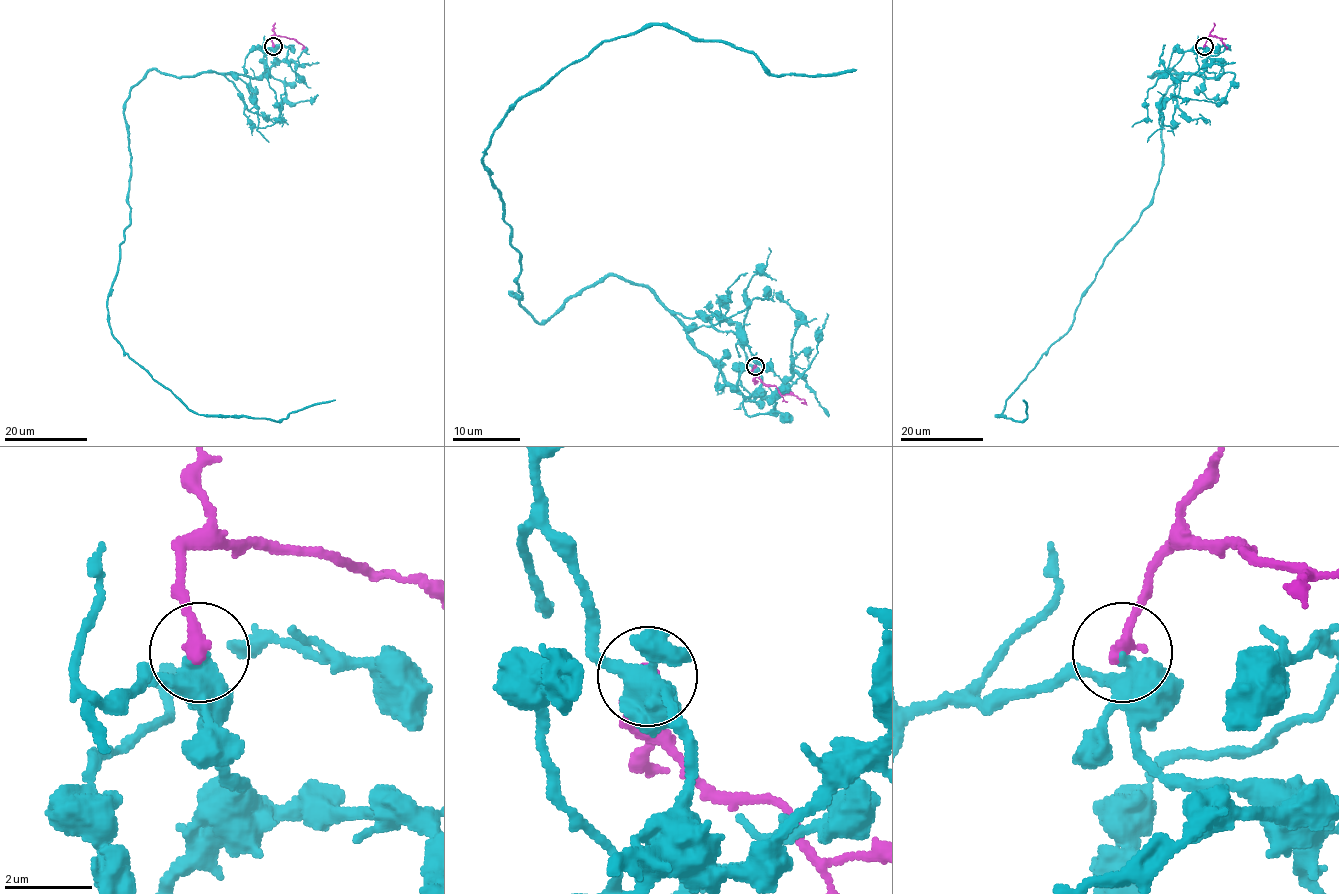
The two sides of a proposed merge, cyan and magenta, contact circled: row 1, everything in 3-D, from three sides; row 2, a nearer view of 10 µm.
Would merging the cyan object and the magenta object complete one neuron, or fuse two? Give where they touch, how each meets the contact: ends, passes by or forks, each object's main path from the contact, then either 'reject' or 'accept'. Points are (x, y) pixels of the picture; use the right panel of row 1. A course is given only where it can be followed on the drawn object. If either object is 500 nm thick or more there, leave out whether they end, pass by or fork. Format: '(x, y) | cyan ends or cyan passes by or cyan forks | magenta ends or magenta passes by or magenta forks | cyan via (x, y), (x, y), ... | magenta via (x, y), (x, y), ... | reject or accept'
(1204, 46) | cyan passes by | magenta ends | cyan via (1205, 46), (1217, 77), (1148, 75), (1178, 79), (1160, 101), (1154, 199), (996, 415), (1023, 421), (1023, 399) | magenta via (1205, 46), (1208, 37), (1215, 36), (1221, 39), (1226, 49) | reject

